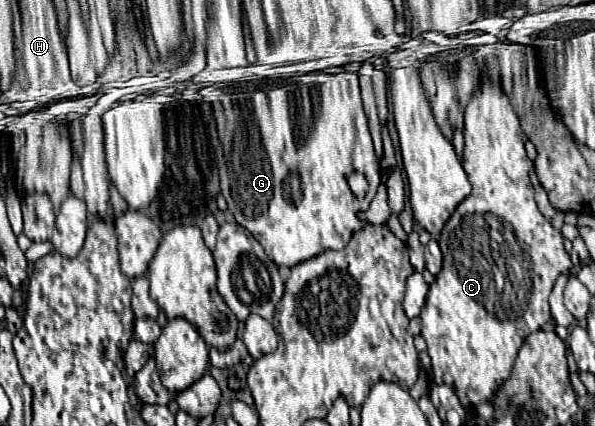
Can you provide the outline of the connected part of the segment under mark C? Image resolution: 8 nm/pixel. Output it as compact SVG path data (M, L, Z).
M484 83L470 99L468 107L466 107L466 115L464 115L464 139L466 139L466 147L464 147L464 155L462 155L462 167L472 183L472 193L458 205L456 211L464 217L460 217L456 211L452 213L452 217L448 219L448 223L444 225L442 233L440 233L440 239L438 239L438 245L442 249L442 255L444 255L444 269L436 275L436 281L430 285L430 291L426 295L426 305L422 307L422 313L420 313L420 319L422 319L422 337L426 339L428 343L428 353L430 353L430 359L432 359L432 377L434 377L434 383L452 383L454 389L456 389L456 395L460 397L460 403L466 407L466 409L472 409L484 401L490 401L496 387L510 375L510 369L512 369L512 363L518 355L518 349L522 347L524 339L528 337L528 333L534 333L542 327L542 323L546 323L550 319L550 309L548 309L548 297L550 297L550 291L554 287L554 281L558 279L558 275L570 271L572 263L570 263L570 257L568 253L564 251L564 237L558 229L554 229L546 219L544 215L538 211L536 207L536 201L534 201L534 189L532 189L532 183L530 183L530 177L528 177L528 171L534 169L532 161L526 157L526 151L524 151L524 135L522 135L522 129L520 129L520 123L518 123L518 117L514 115L512 111L512 105L508 101L508 97L502 93L502 89L498 85L492 85L492 83Z

